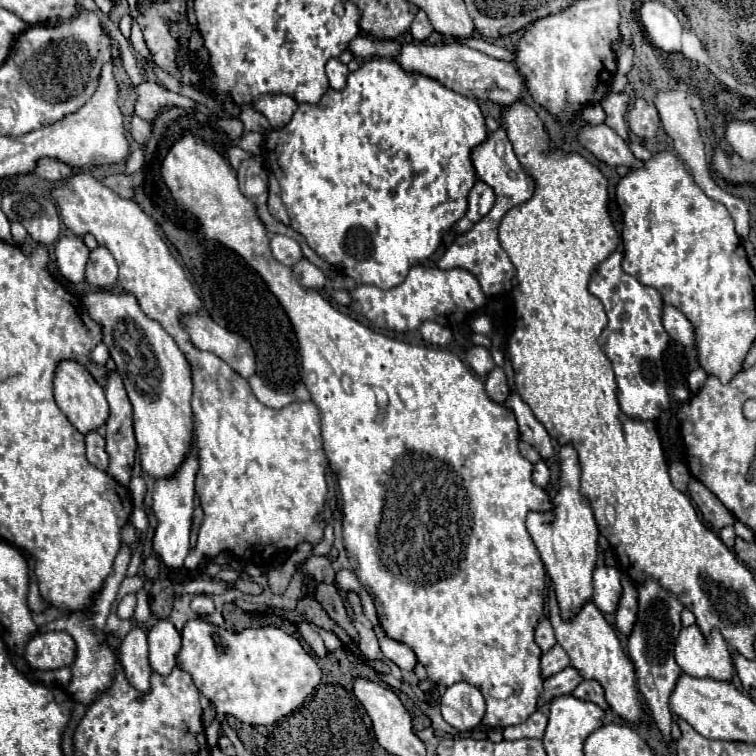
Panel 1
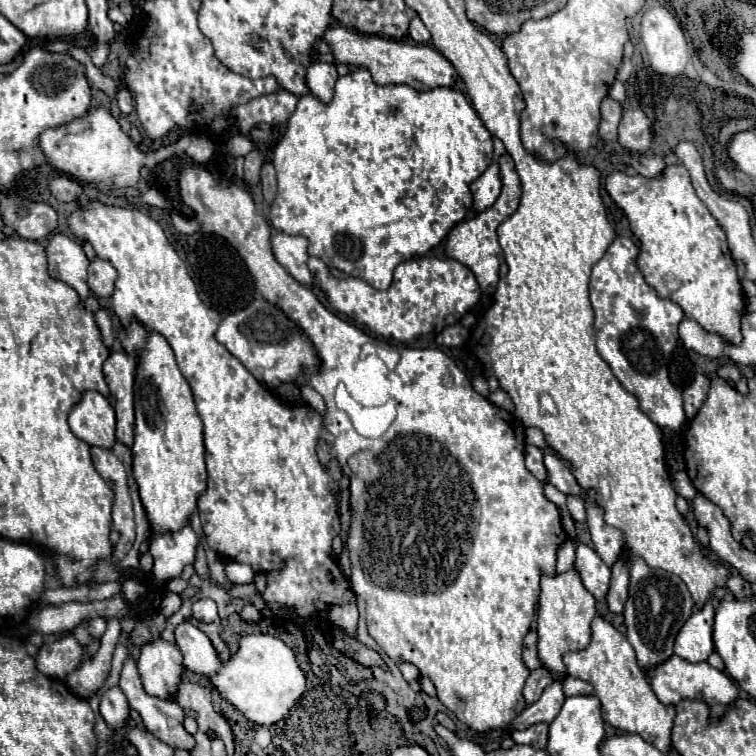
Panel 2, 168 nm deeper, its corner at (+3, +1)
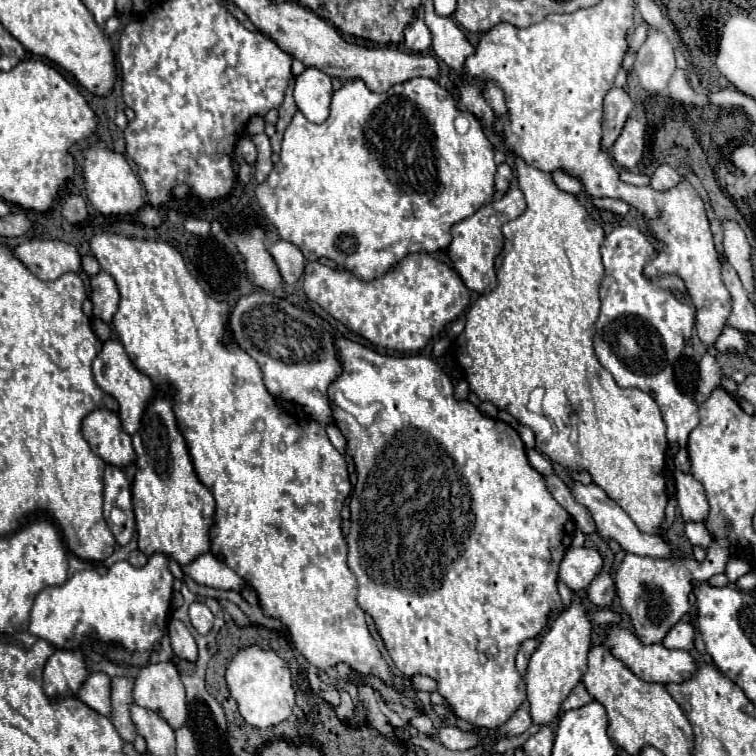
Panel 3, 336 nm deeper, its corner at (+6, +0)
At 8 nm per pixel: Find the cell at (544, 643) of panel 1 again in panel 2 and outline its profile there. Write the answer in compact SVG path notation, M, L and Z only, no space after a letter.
M530 630L524 638L524 664L534 670L536 666L540 666L540 658L538 658L538 634L534 630Z

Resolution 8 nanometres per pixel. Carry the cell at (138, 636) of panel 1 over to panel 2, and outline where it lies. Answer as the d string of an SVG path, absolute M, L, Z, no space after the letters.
M126 656L124 660L124 666L122 666L122 672L120 672L120 688L124 692L124 696L128 698L128 704L130 708L138 710L146 728L156 734L162 742L168 742L170 746L174 748L186 748L186 750L192 750L196 746L196 740L194 736L190 736L184 726L182 726L182 720L184 720L184 710L180 706L174 706L172 702L166 702L162 698L156 698L156 696L150 696L146 690L144 690L144 684L142 684L142 678L140 678L140 672L138 672L138 666L136 666L136 660L132 656Z

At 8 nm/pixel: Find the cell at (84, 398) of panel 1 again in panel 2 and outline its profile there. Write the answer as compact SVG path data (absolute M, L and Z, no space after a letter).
M96 390L82 392L80 400L68 414L70 430L90 446L112 448L114 438L114 408Z

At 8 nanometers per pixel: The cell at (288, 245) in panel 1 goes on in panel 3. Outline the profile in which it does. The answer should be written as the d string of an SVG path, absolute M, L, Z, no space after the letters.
M277 241L269 249L269 253L279 267L283 283L295 285L299 281L299 277L303 275L303 255L301 255L301 251L297 247L293 247L293 243Z

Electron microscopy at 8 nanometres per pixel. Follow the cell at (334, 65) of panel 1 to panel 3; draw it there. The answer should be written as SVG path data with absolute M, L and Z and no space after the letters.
M315 67L305 69L295 81L295 103L297 109L311 121L323 123L329 117L331 105L331 77Z

